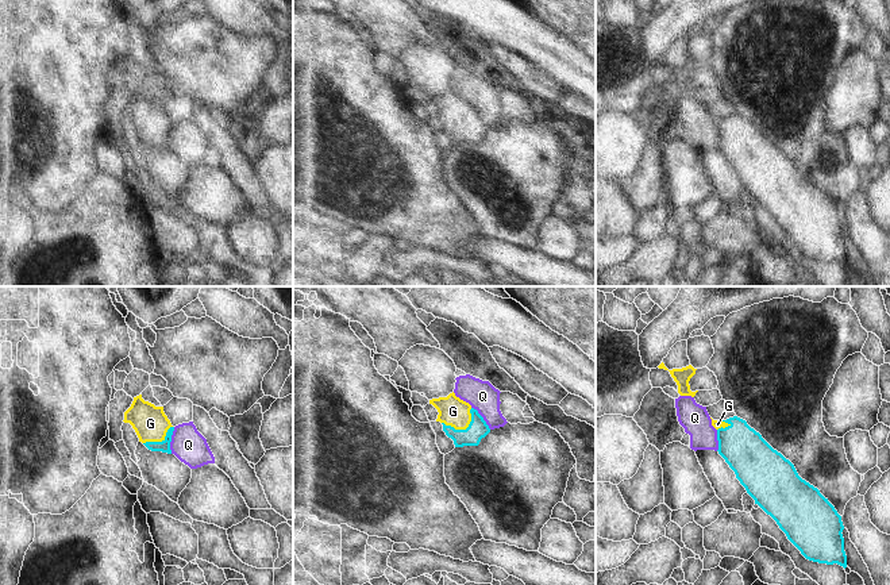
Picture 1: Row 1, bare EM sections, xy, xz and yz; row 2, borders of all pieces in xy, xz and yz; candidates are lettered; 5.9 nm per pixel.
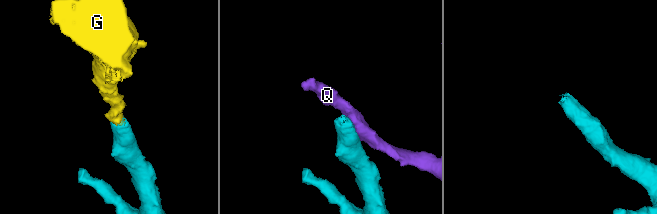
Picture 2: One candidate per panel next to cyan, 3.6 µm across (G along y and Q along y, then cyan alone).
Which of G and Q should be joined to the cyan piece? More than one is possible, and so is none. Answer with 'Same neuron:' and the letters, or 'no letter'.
Same neuron: G

